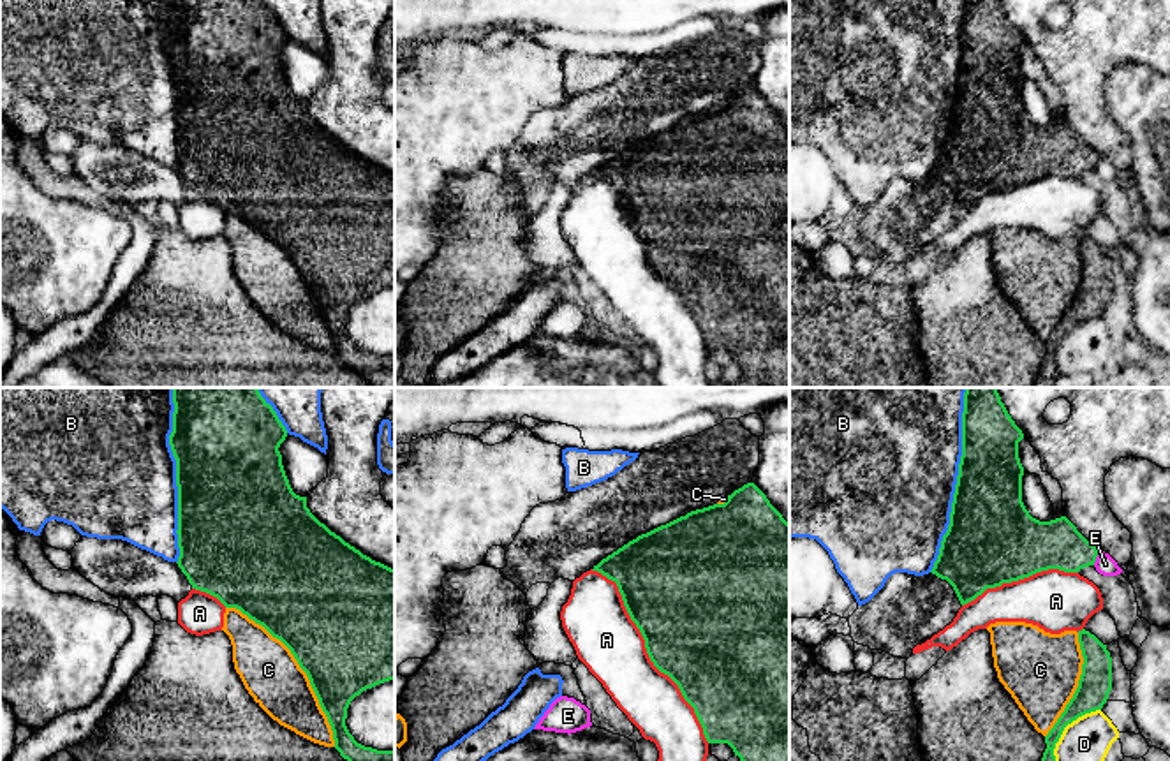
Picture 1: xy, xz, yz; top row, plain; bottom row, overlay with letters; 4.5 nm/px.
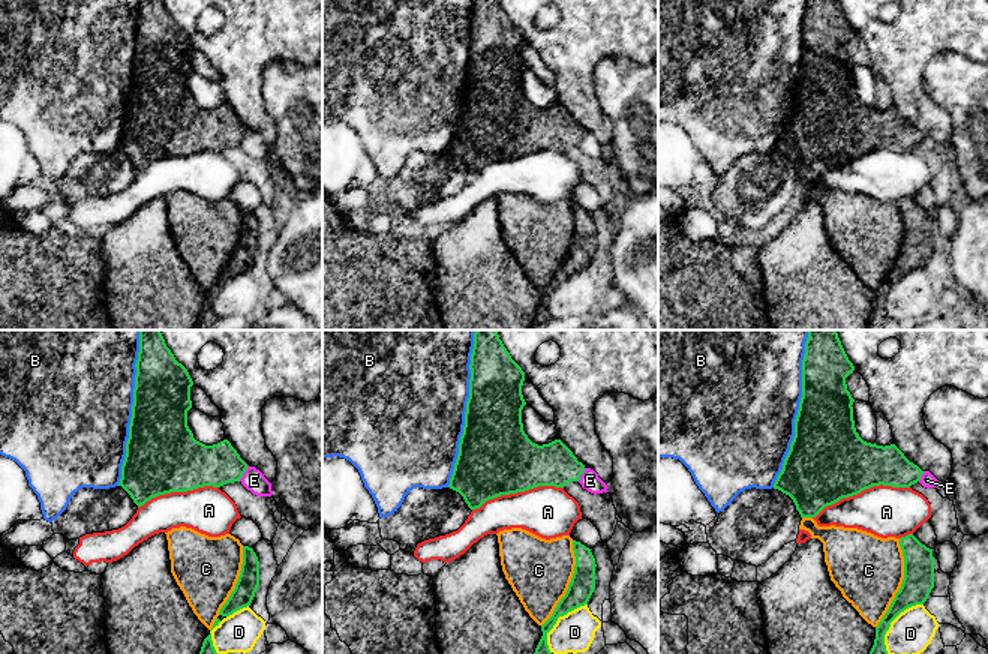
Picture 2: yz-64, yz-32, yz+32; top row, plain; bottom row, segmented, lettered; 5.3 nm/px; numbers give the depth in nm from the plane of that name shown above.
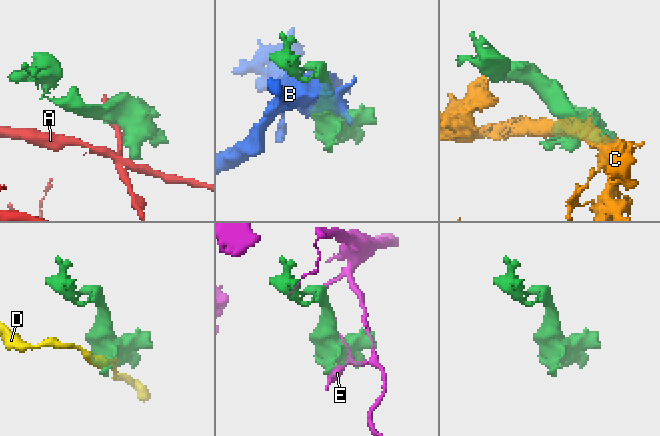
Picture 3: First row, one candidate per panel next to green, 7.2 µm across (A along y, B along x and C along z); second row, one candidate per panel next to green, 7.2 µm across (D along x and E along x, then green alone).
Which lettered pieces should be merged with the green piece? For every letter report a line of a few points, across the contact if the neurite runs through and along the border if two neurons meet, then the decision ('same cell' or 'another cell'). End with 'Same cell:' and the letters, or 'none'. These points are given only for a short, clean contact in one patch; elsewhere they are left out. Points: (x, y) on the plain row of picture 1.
A: another cell
B: another cell
C: another cell
D: another cell
E: another cell
Same cell: none

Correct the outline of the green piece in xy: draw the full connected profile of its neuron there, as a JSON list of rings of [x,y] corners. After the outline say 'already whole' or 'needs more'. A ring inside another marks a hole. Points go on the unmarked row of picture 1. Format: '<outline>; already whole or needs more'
[[[173,0],[173,9],[169,51],[176,65],[178,173],[192,194],[240,215],[280,245],[307,278],[340,361],[374,388],[395,388],[395,356],[365,352],[345,331],[356,301],[395,285],[395,174],[331,137],[310,118],[307,102],[292,97],[278,56],[287,35],[261,0]]]; already whole

